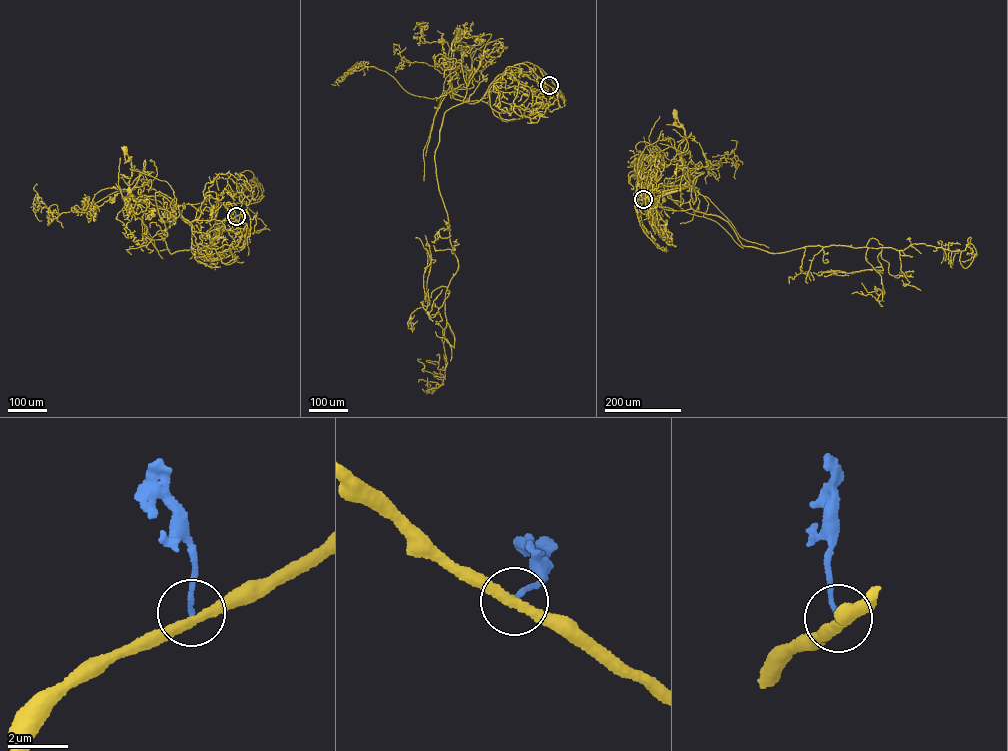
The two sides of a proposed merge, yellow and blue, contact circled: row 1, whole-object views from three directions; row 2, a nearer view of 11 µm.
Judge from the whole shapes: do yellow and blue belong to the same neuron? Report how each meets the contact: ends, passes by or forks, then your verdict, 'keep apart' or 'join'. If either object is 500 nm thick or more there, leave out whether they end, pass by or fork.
yellow passes by; blue ends there; keep apart

